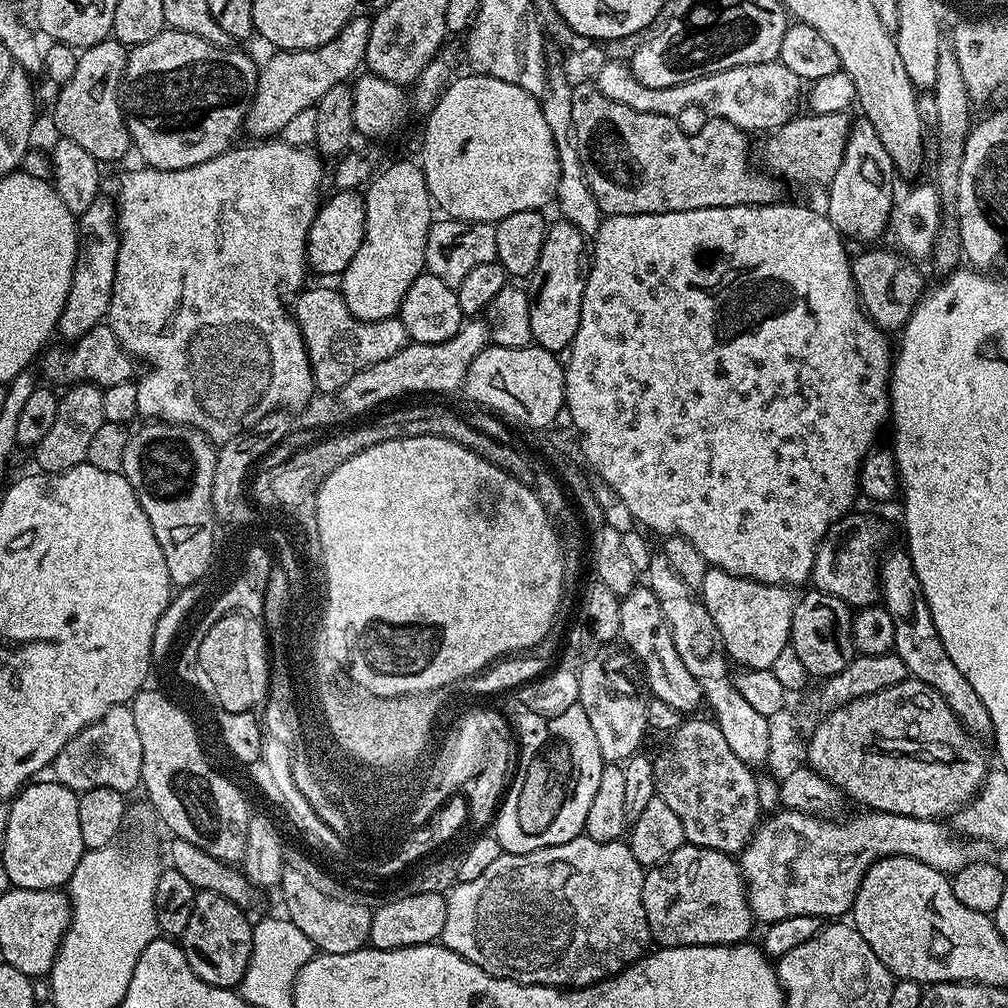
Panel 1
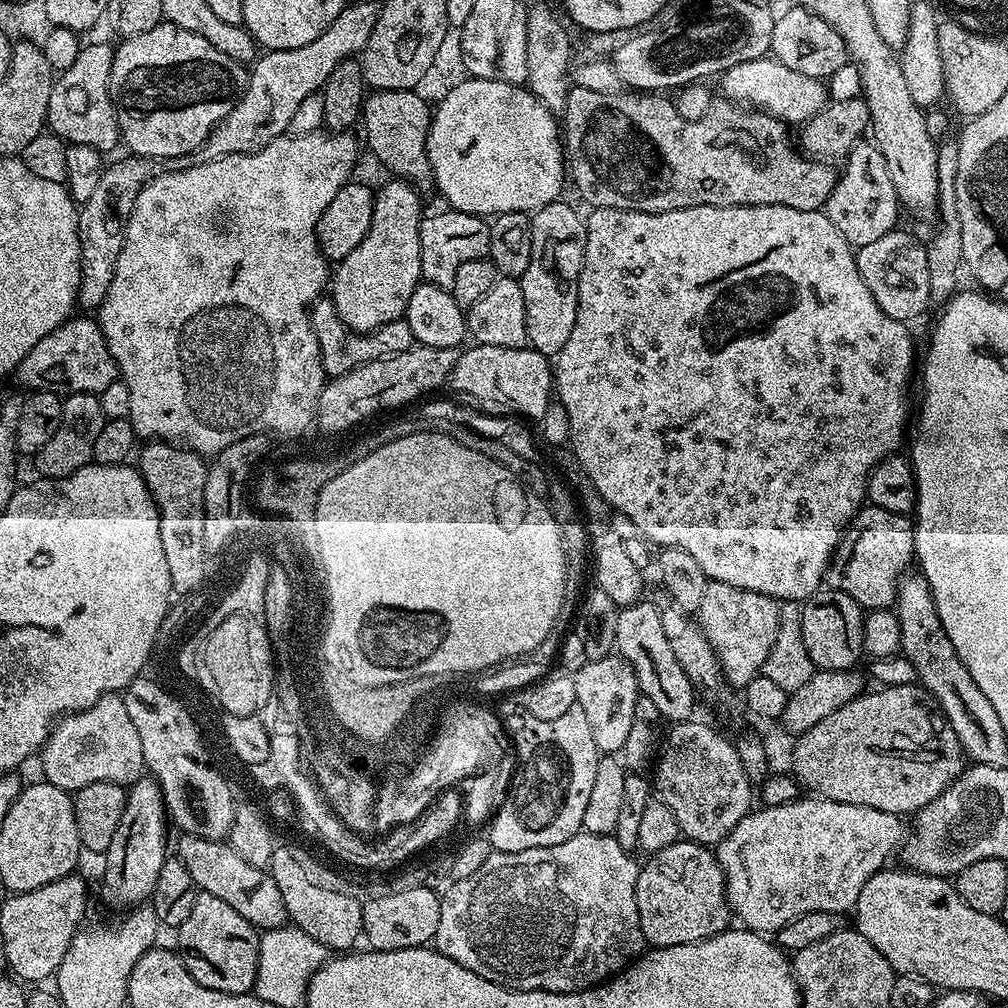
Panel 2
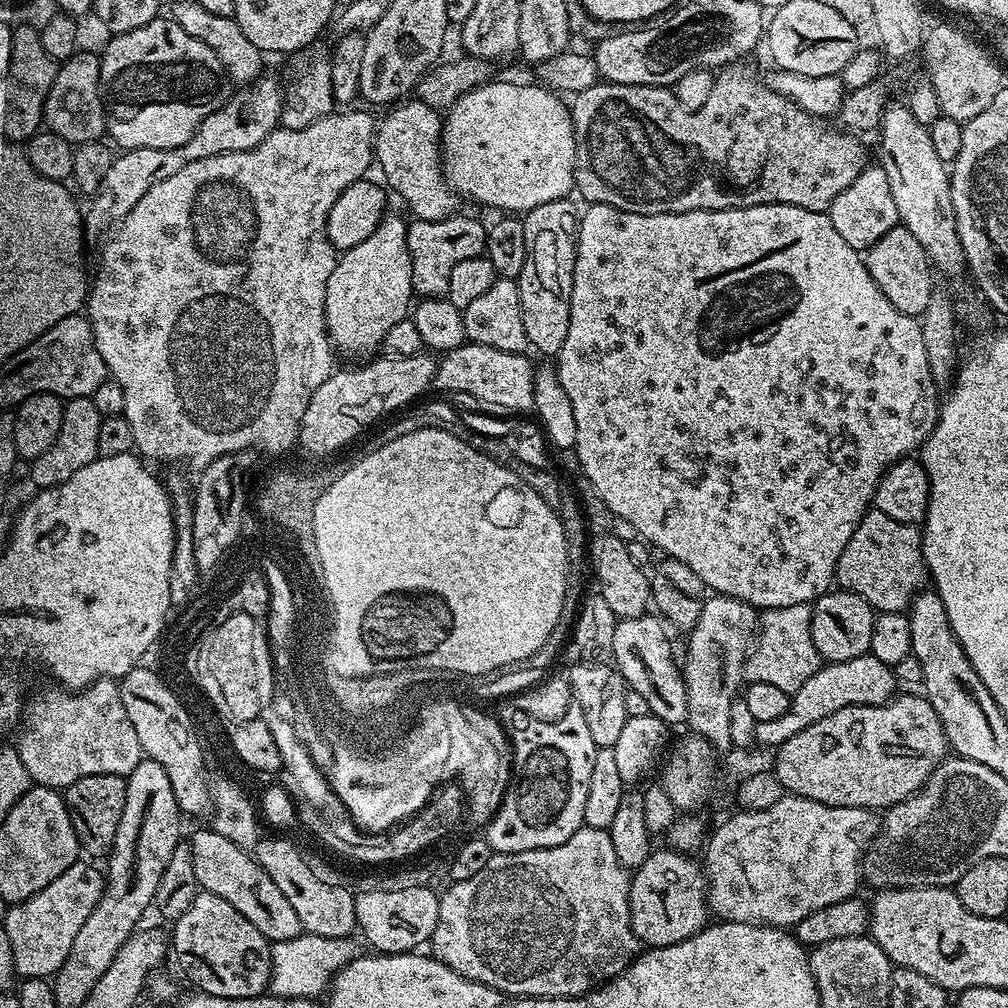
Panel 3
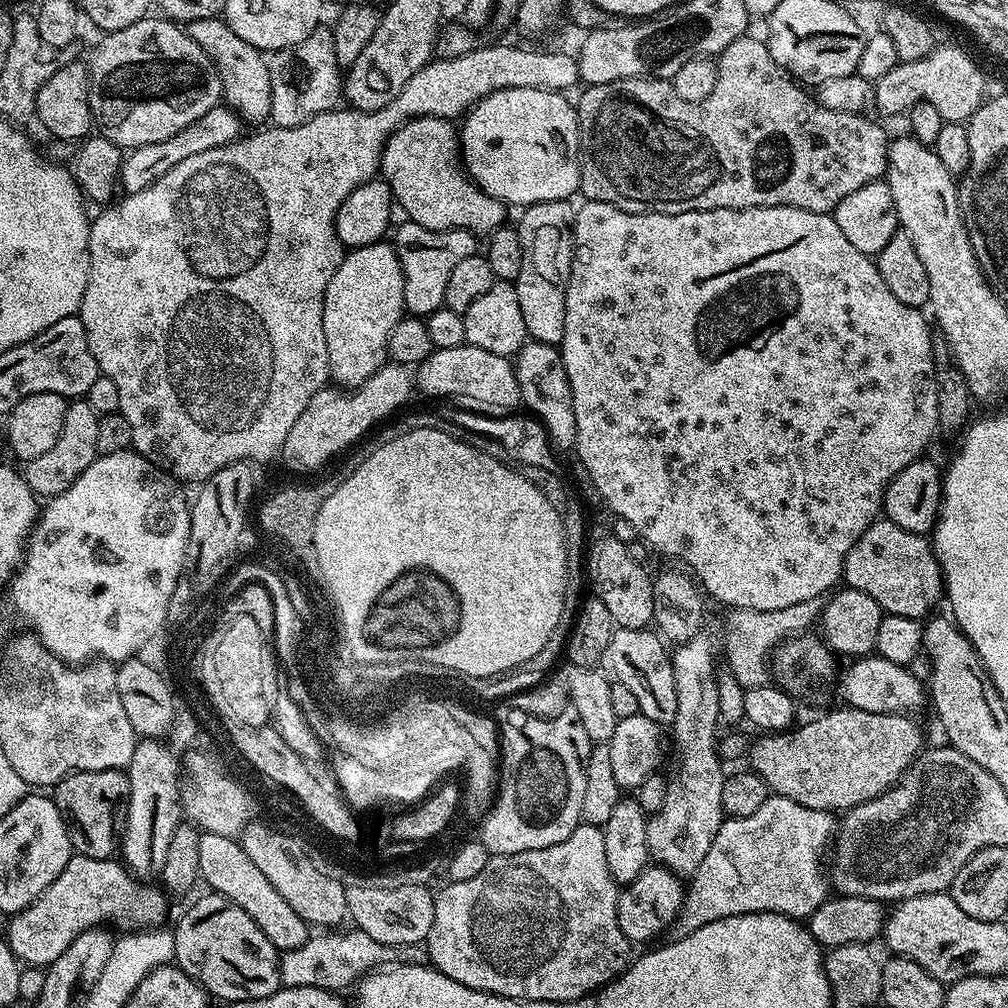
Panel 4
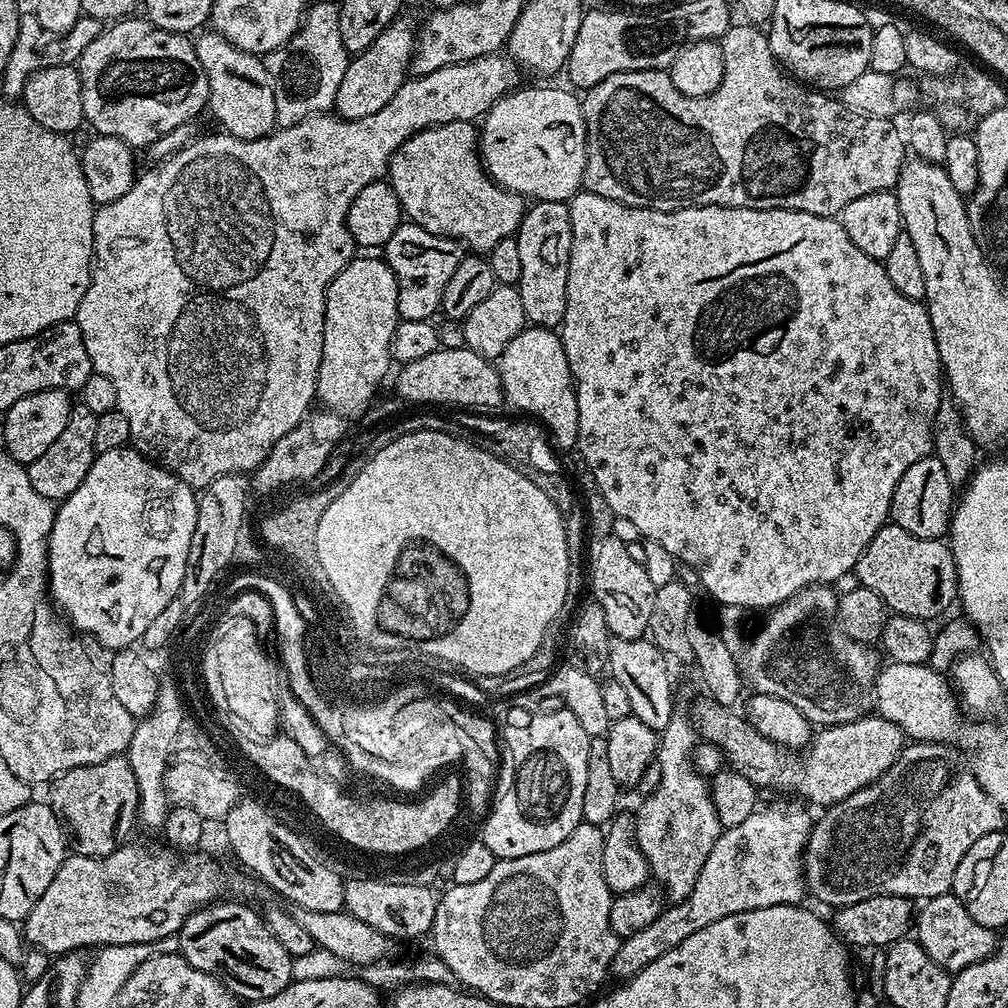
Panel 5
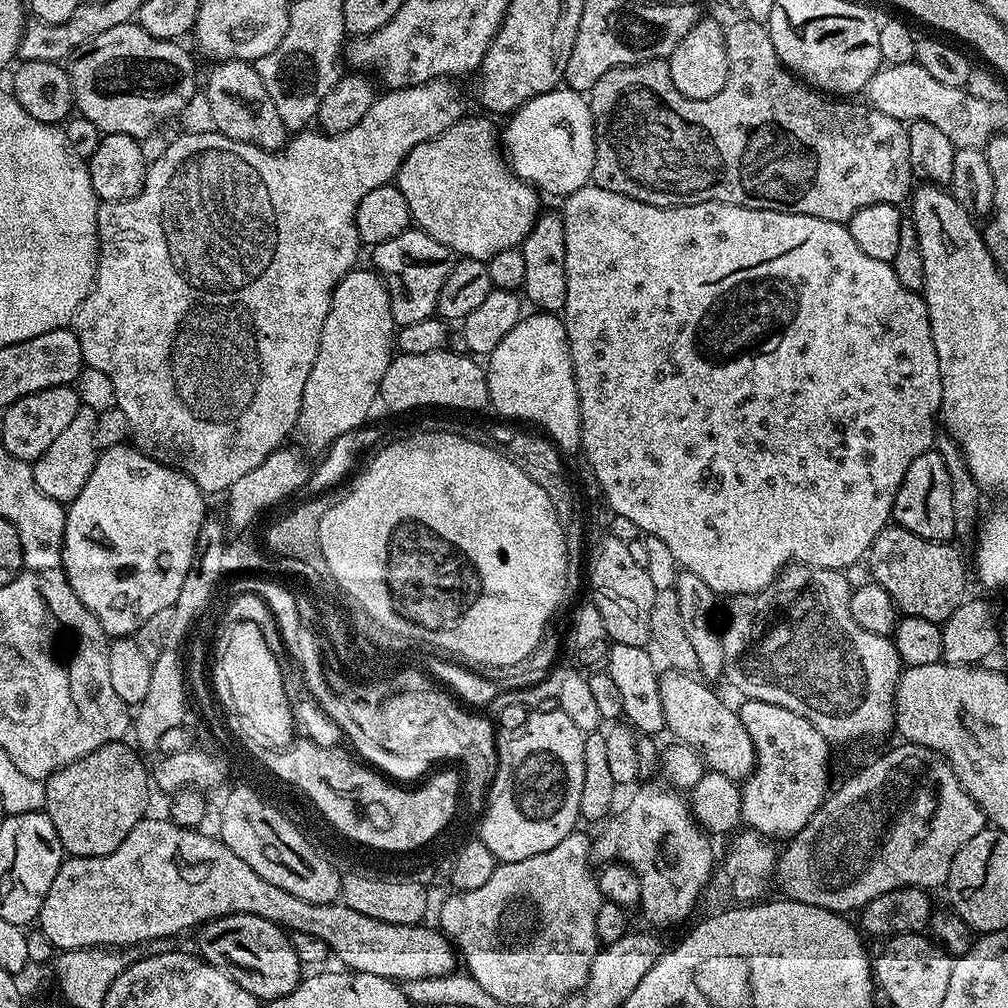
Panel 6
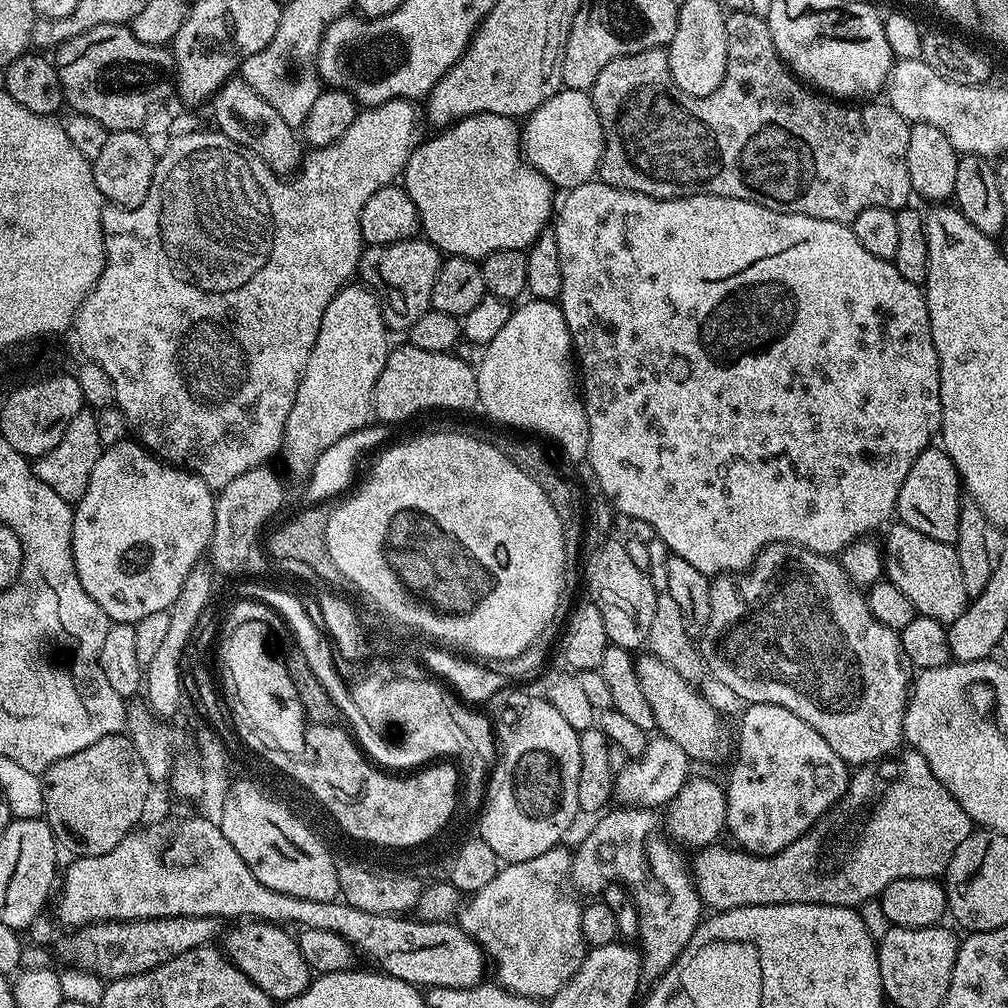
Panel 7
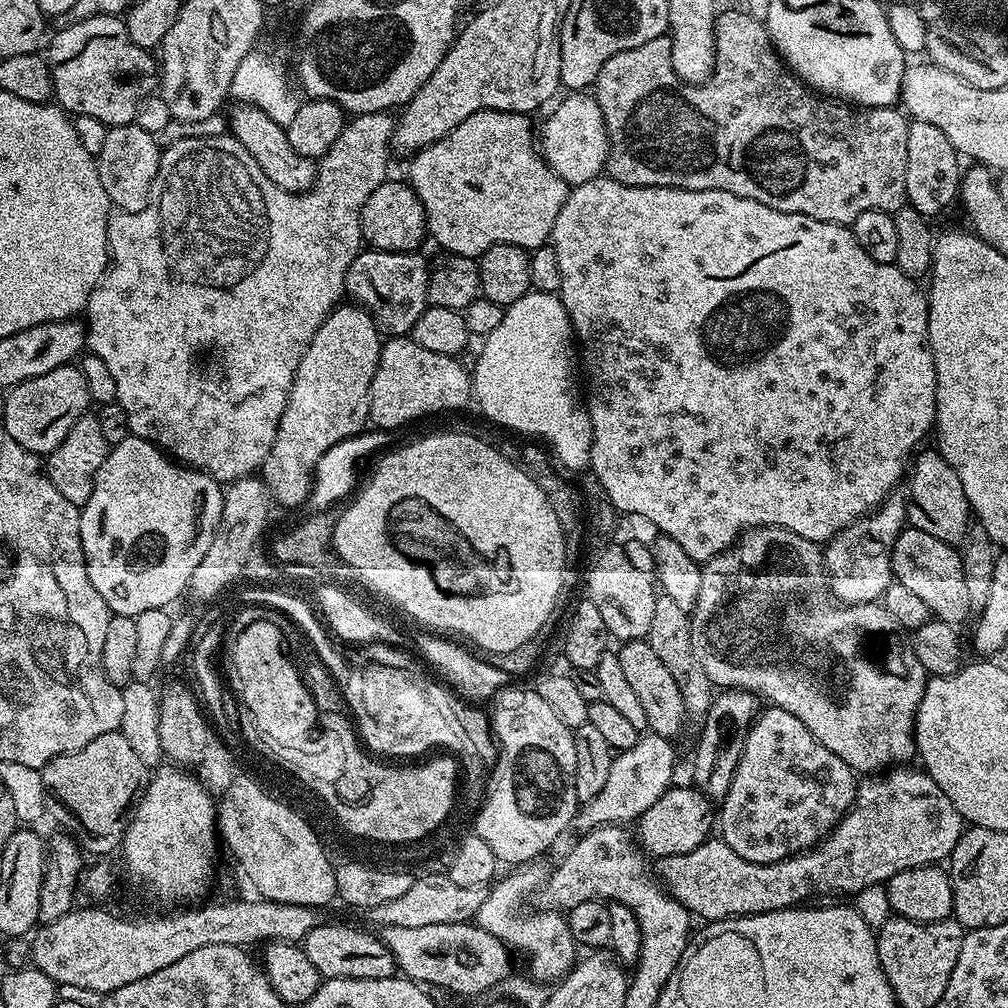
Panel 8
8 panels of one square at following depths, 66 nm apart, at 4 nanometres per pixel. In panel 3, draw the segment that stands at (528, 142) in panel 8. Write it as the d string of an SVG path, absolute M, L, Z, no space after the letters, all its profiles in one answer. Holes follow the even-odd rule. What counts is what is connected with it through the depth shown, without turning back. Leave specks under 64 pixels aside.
M419 98L405 99L385 112L388 113L384 117L379 117L374 137L374 160L378 168L380 164L383 183L408 203L415 219L444 220L453 215L458 197L444 178L440 154L441 113Z

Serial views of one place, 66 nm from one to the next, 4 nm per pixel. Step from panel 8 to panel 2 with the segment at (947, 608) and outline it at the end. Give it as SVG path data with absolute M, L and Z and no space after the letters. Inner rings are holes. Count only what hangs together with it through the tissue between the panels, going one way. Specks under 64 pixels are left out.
M868 504L861 507L828 564L826 584L831 591L850 594L865 610L892 608L896 602L896 587L913 567L916 554L916 530L908 516L882 510Z

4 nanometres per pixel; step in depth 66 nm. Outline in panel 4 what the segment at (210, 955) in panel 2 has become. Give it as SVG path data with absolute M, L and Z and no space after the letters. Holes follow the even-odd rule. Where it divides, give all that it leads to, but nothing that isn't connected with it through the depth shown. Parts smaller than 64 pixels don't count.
M207 894L196 900L184 912L184 917L174 925L176 937L175 965L191 980L203 986L209 997L235 1002L261 1000L282 987L280 982L280 957L274 942L258 930L258 922L237 904L226 903L224 897Z

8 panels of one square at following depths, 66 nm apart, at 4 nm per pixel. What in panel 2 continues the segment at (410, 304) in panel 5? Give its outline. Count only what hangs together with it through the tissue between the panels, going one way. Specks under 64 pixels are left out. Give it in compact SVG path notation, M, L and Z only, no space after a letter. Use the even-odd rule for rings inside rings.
M443 210L420 221L420 275L439 288L452 289L454 273L462 262L487 257L490 250L490 224L485 217Z

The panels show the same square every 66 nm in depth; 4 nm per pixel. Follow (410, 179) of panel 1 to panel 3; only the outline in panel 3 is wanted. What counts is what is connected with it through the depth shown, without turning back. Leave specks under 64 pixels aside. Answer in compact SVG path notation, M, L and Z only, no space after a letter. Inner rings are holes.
M385 215L378 230L374 230L374 234L366 238L366 242L358 242L358 246L339 253L334 274L330 274L330 282L326 282L324 322L328 330L328 338L337 353L345 352L348 356L371 357L375 353L372 351L383 345L386 334L390 334L390 326L409 319L410 309L414 304L412 259L408 249L409 221L392 215Z

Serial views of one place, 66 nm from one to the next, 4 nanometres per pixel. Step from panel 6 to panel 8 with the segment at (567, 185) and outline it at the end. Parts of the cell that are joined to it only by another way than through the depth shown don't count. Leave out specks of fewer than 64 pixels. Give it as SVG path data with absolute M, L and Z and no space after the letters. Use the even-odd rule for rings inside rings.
M576 90L553 110L538 136L544 161L570 186L595 180L608 163L608 135L595 95Z

